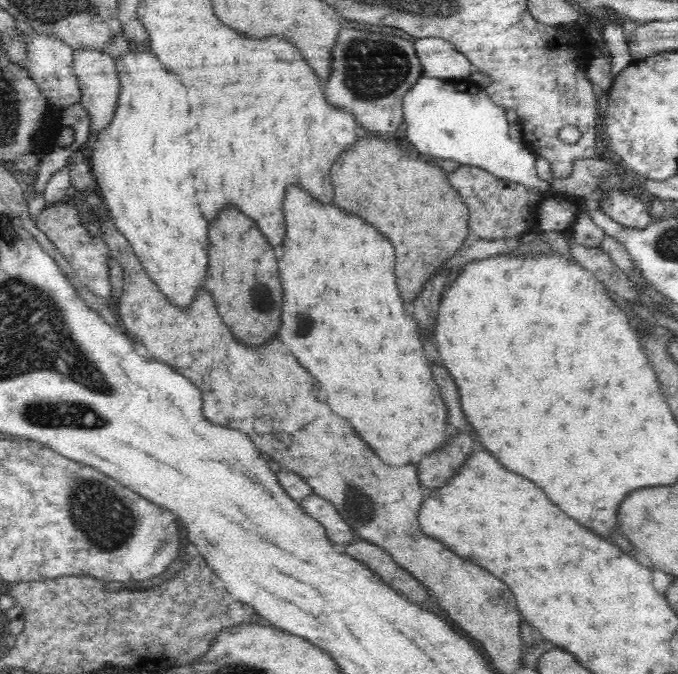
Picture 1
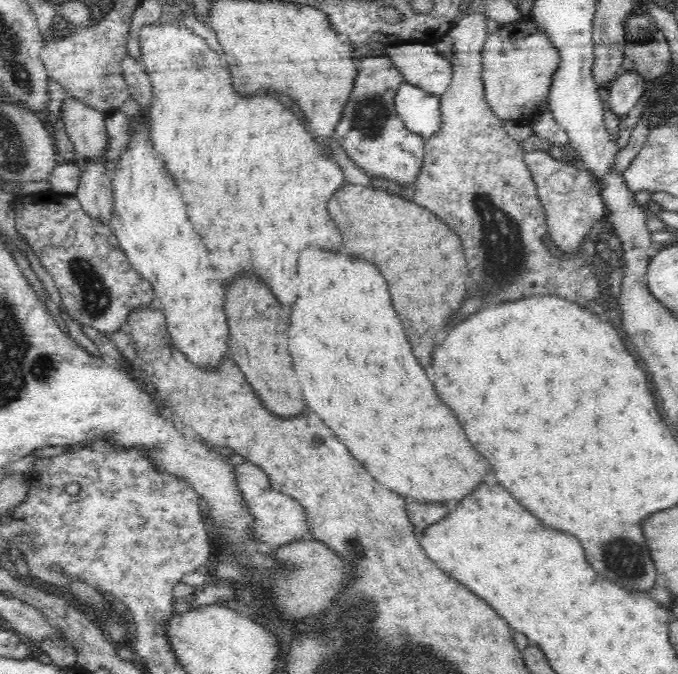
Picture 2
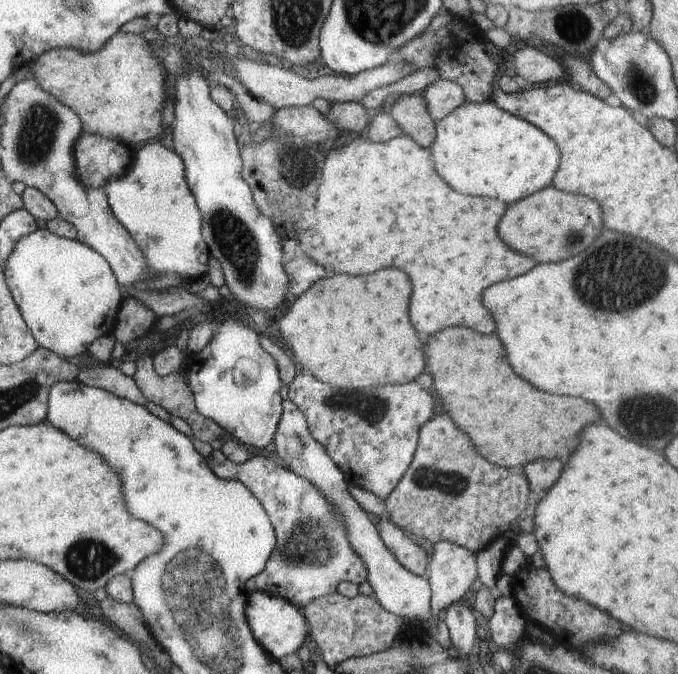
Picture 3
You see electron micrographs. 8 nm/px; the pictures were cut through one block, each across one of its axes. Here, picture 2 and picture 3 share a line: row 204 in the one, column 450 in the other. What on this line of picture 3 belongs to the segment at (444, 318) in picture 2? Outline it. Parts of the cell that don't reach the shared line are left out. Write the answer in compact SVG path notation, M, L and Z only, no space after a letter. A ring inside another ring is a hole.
M466 327L446 328L423 342L423 355L426 372L434 378L429 391L435 401L442 404L455 425L472 438L476 452L498 467L524 466L540 458L562 458L564 462L564 456L570 456L570 450L576 448L580 430L600 418L596 408L586 400L550 396L532 388L526 380L520 380L508 366L504 348L494 334L481 335Z

